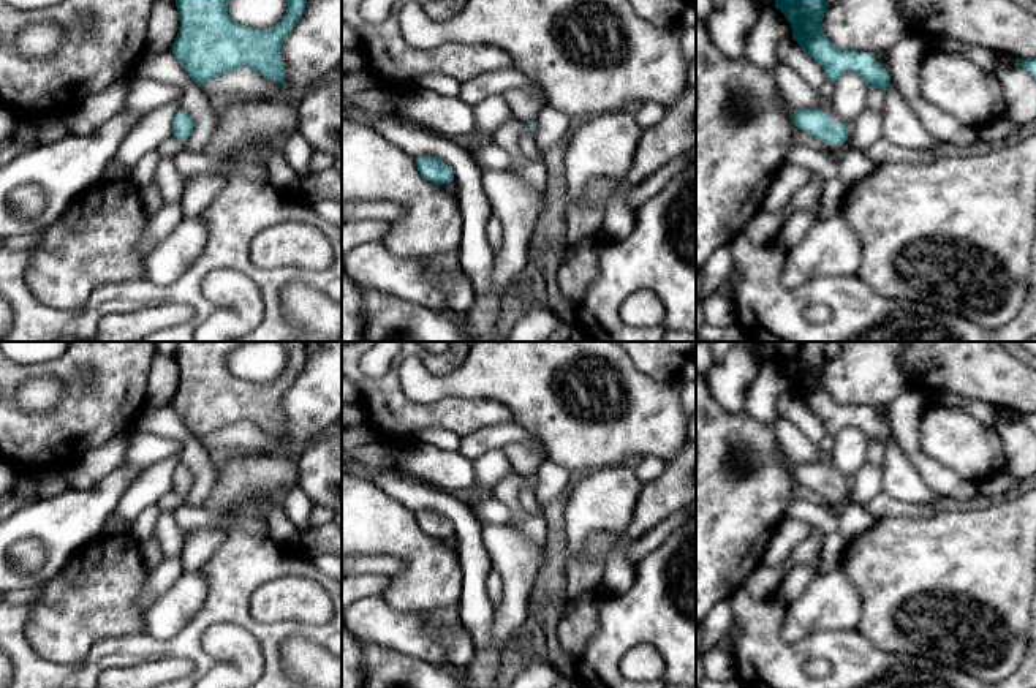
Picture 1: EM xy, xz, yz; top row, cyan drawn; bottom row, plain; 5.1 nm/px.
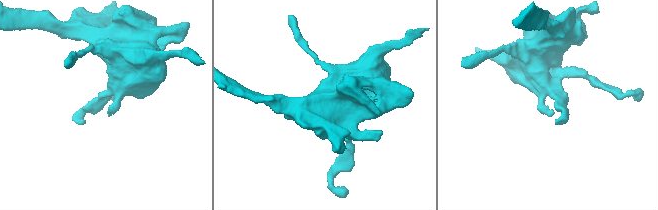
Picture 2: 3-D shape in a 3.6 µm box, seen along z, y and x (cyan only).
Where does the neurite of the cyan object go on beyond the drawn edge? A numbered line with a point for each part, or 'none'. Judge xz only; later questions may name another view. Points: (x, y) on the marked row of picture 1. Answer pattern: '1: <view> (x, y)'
1: xz (533, 173)

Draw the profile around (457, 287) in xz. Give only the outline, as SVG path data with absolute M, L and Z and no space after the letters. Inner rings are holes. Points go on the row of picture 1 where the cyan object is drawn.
M437 270L432 274L432 280L446 294L448 312L460 316L470 310L475 291L467 272L444 274Z

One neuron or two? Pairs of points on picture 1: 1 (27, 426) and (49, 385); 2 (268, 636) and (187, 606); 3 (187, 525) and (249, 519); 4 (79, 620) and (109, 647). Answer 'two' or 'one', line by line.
1: two
2: two
3: one
4: two

